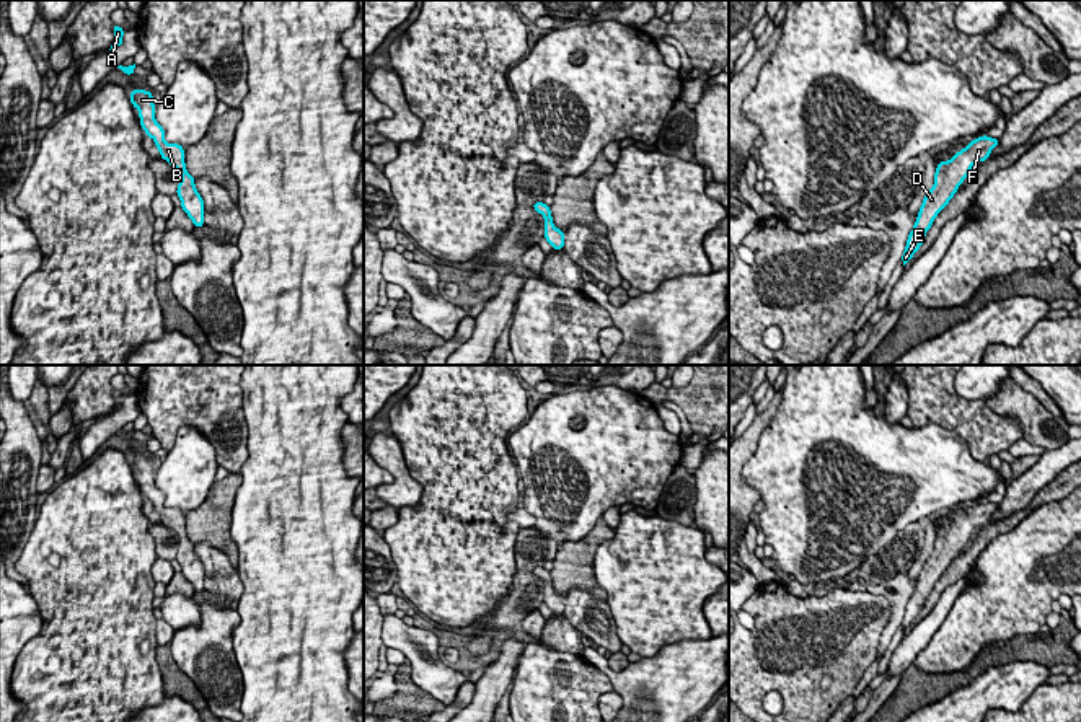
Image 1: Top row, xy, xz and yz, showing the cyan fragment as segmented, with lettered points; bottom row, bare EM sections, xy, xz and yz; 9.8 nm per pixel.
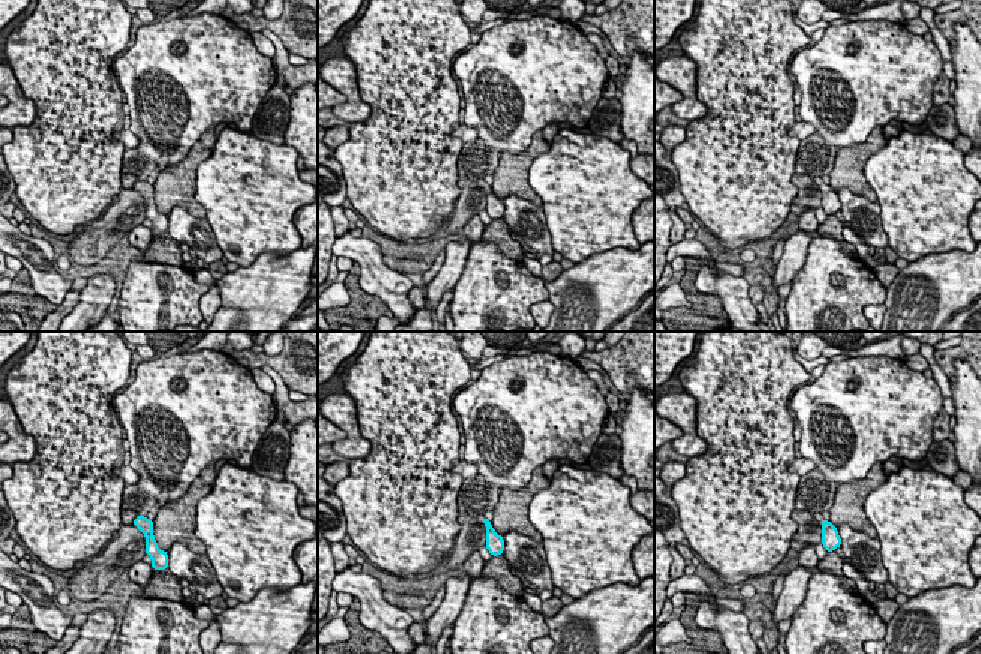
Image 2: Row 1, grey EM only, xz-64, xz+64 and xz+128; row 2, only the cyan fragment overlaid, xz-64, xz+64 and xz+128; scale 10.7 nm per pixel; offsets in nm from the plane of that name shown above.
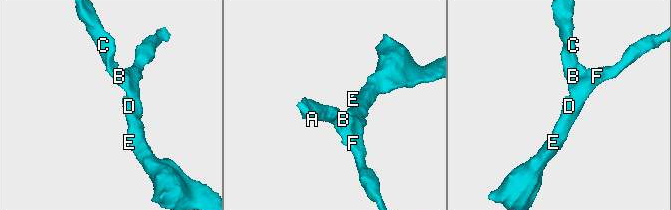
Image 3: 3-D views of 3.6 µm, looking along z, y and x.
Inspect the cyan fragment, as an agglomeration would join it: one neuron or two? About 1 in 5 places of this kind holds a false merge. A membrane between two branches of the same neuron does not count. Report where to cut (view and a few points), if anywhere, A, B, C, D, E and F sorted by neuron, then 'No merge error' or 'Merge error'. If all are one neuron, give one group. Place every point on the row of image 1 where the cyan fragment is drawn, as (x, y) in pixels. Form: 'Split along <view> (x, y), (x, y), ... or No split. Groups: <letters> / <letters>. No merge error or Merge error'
No split. Groups: A B C D E F. No merge error

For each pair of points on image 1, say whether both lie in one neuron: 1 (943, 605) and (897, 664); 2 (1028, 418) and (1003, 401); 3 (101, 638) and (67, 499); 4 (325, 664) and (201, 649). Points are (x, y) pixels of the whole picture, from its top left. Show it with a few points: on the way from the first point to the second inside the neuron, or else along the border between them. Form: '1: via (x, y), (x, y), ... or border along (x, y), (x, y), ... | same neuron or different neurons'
1: via (935, 620), (907, 649) | same neuron
2: via (1021, 411), (1010, 401) | same neuron
3: via (103, 603), (103, 540), (100, 533) | same neuron
4: border along (238, 615), (233, 655), (243, 690) | different neurons

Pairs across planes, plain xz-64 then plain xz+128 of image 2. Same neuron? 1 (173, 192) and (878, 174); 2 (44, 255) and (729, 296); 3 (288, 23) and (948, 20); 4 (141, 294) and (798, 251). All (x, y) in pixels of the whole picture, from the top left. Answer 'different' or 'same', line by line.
1: different
2: same
3: same
4: different

